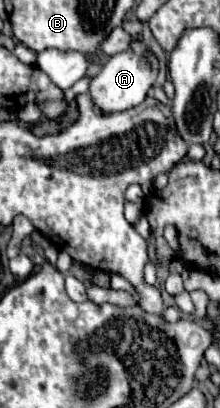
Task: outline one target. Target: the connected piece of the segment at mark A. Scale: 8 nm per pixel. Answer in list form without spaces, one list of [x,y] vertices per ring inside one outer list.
[[[132,39],[130,47],[122,53],[112,55],[102,71],[92,79],[90,83],[90,97],[98,111],[102,113],[114,113],[124,111],[130,107],[136,107],[142,103],[148,95],[148,89],[154,85],[158,75],[158,61],[148,61],[148,47],[140,39]]]

